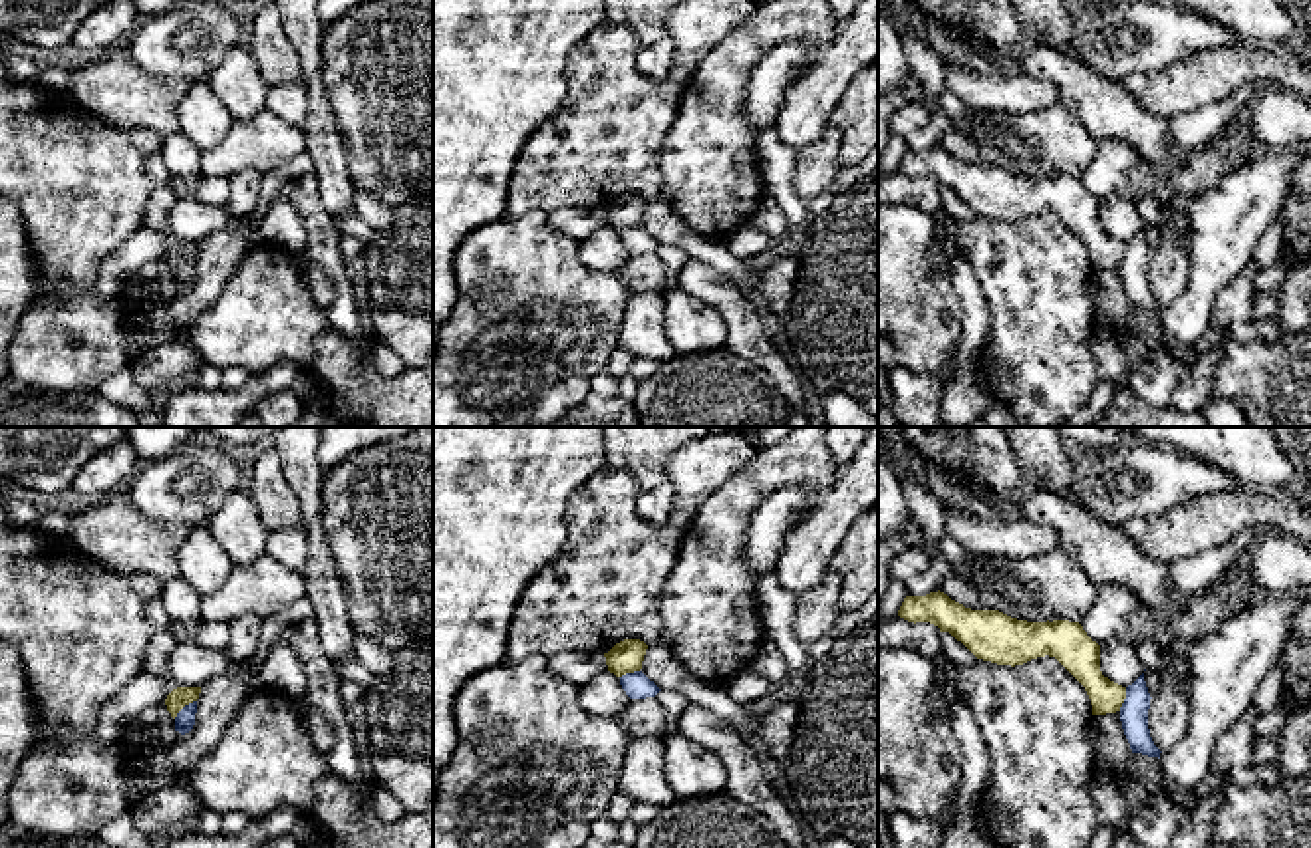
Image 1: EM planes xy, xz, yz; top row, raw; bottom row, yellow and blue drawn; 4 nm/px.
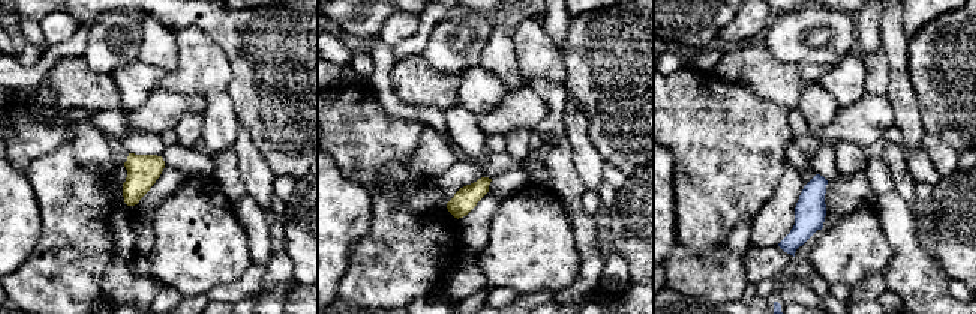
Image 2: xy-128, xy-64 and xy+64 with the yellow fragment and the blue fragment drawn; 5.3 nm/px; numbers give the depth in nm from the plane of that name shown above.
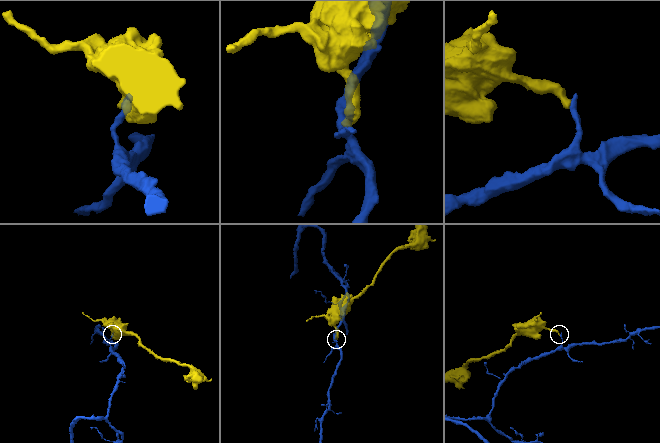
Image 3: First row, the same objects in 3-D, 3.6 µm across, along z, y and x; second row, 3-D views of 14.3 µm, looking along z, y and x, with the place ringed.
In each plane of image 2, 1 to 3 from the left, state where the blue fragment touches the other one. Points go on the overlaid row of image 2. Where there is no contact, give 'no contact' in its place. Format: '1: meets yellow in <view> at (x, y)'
1: no contact
2: no contact
3: no contact

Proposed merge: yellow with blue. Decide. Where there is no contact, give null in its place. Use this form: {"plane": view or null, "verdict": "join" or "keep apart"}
{"plane": "xy", "verdict": "keep apart"}

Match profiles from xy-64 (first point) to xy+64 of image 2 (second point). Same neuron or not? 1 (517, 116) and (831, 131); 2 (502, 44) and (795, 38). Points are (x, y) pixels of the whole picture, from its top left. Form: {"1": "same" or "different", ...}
{"1": "same", "2": "different"}

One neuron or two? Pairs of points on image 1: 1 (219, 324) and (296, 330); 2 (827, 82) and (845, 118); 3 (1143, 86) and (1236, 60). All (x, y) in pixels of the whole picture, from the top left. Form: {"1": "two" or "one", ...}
{"1": "one", "2": "two", "3": "one"}

